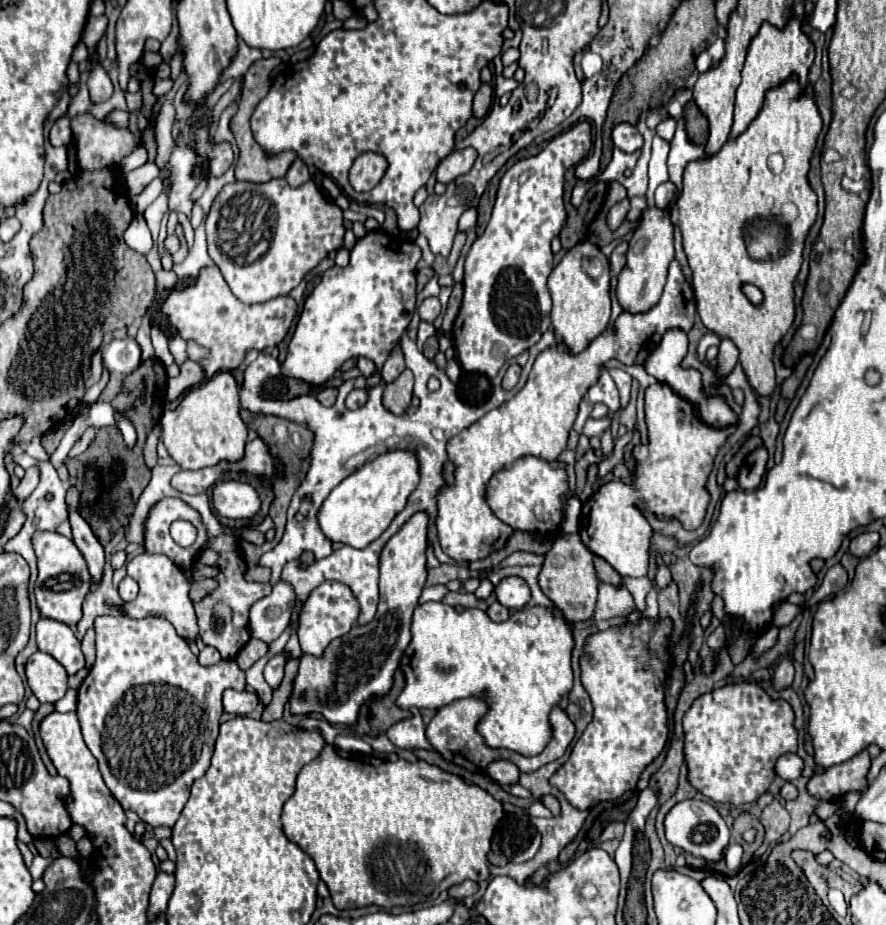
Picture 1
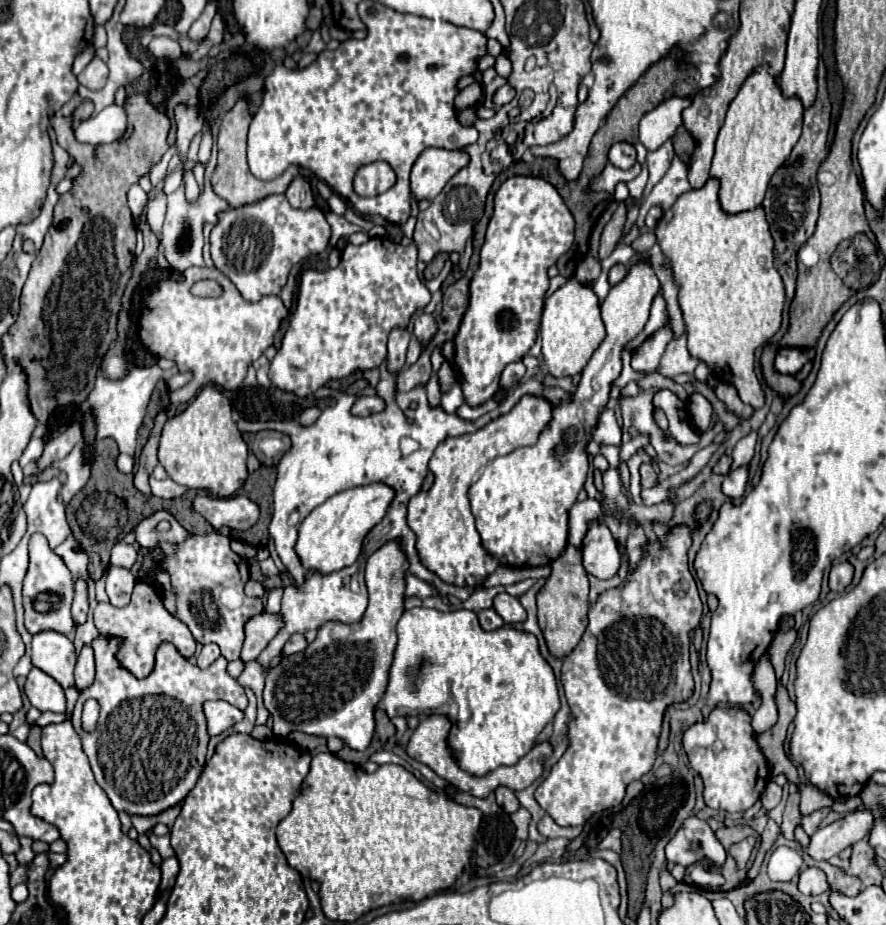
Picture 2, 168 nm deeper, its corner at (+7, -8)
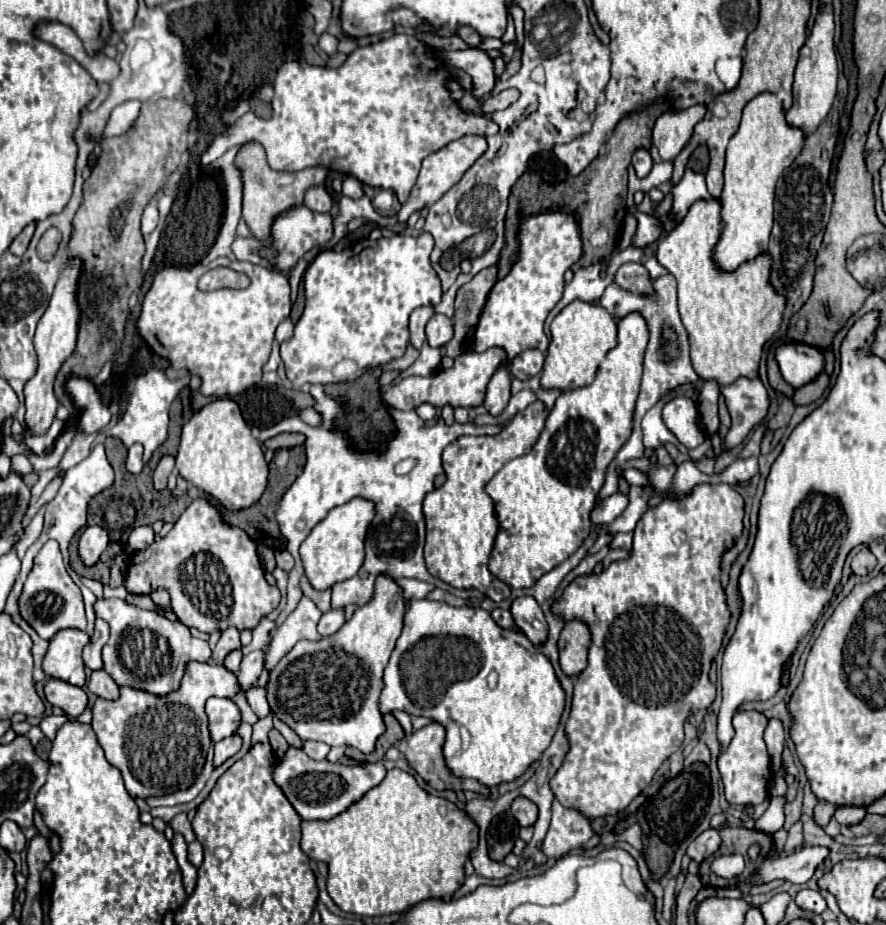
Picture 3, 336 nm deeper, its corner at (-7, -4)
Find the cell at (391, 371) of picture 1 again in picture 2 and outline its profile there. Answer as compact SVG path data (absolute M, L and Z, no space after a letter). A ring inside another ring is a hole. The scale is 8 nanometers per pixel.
M394 328L390 332L390 338L388 338L388 370L392 374L396 374L404 368L406 348L408 348L410 336L412 334L408 332L408 328Z

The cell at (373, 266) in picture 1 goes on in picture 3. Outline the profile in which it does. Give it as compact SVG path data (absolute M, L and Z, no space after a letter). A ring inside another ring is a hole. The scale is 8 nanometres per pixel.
M422 232L418 238L380 238L360 254L320 252L304 274L306 306L294 336L280 344L286 376L294 388L332 384L360 378L366 370L400 358L408 346L408 316L414 308L434 306L442 298L440 278L430 266L434 240Z

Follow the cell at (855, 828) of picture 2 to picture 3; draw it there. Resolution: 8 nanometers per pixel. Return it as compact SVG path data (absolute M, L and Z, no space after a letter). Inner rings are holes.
M806 846L790 856L778 854L774 860L766 860L758 870L756 876L750 878L748 882L762 884L770 880L788 880L792 884L806 884L816 866L824 862L824 858L830 854L830 848L826 846Z

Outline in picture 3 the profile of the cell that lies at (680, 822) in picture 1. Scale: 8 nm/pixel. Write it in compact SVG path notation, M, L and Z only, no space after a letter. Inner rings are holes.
M708 828L708 830L704 830L694 842L690 842L686 854L688 854L692 860L702 862L704 858L708 858L708 856L712 856L712 854L718 852L720 842L722 842L722 840L720 840L718 830L716 830L716 828Z

